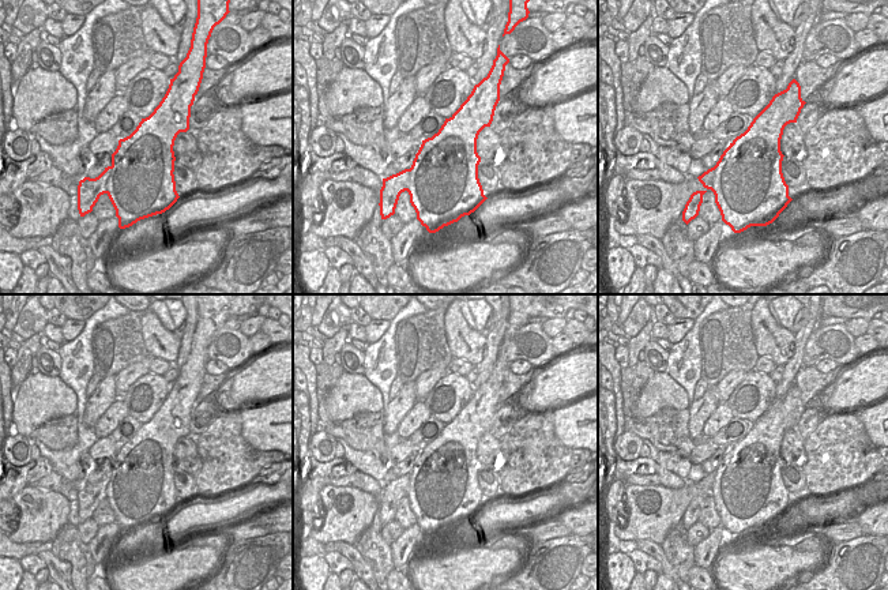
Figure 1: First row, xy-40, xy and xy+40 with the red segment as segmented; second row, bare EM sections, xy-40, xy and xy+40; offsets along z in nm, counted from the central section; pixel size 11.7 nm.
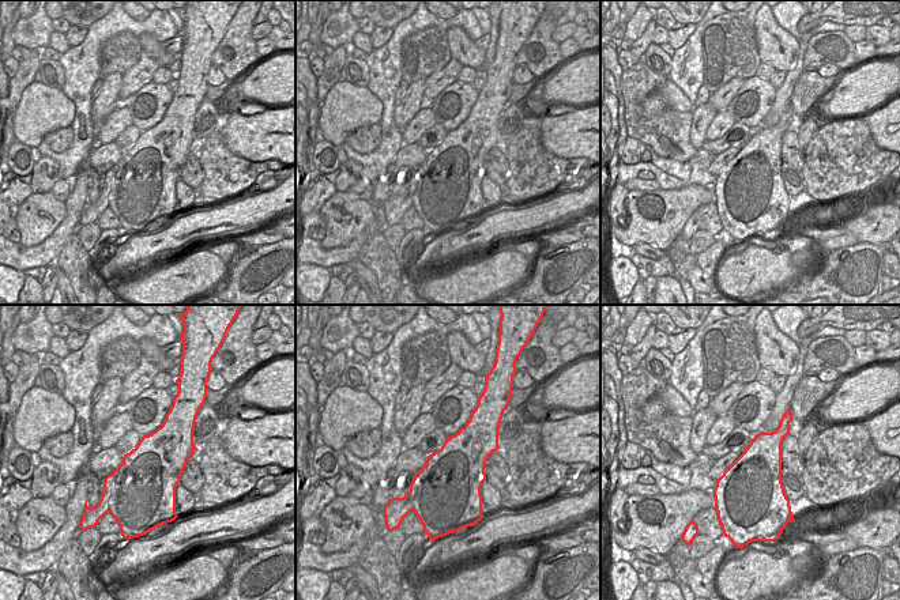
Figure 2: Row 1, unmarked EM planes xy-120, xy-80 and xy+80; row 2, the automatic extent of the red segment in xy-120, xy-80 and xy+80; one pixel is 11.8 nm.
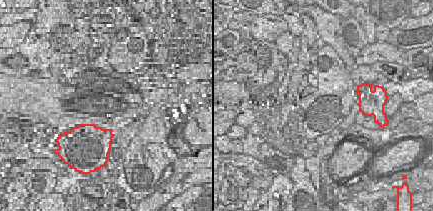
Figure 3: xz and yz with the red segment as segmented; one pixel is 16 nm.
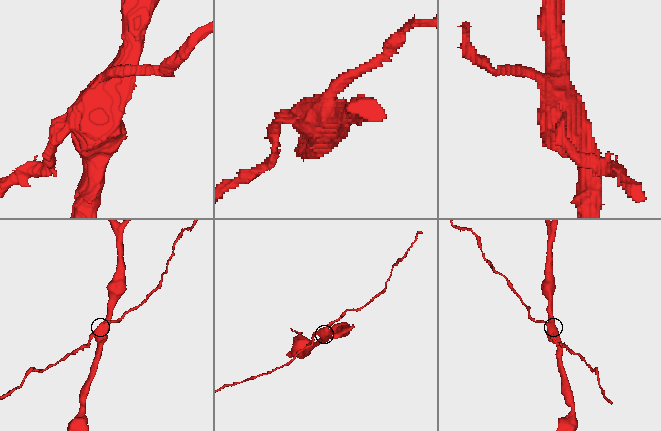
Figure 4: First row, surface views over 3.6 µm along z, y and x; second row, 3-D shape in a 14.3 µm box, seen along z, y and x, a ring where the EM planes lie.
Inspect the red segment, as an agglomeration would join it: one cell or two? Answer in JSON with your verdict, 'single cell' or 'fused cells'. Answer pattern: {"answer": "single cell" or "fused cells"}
{"answer": "fused cells"}

